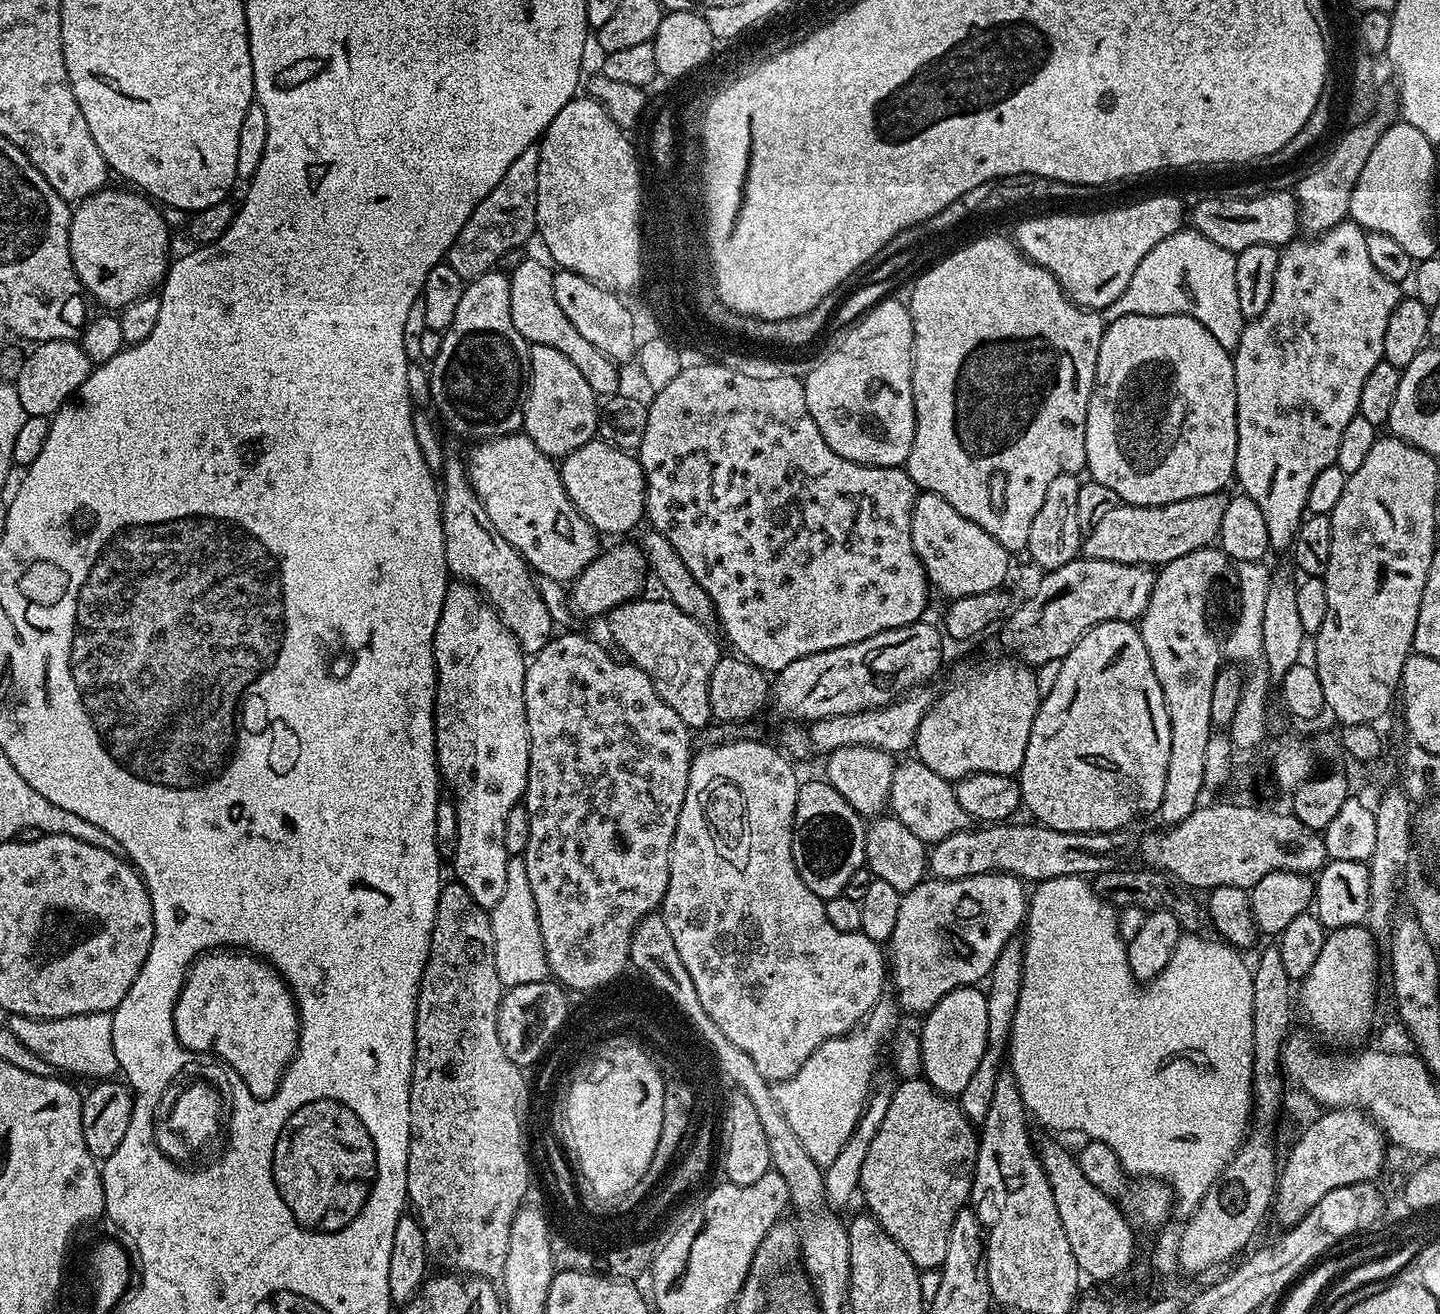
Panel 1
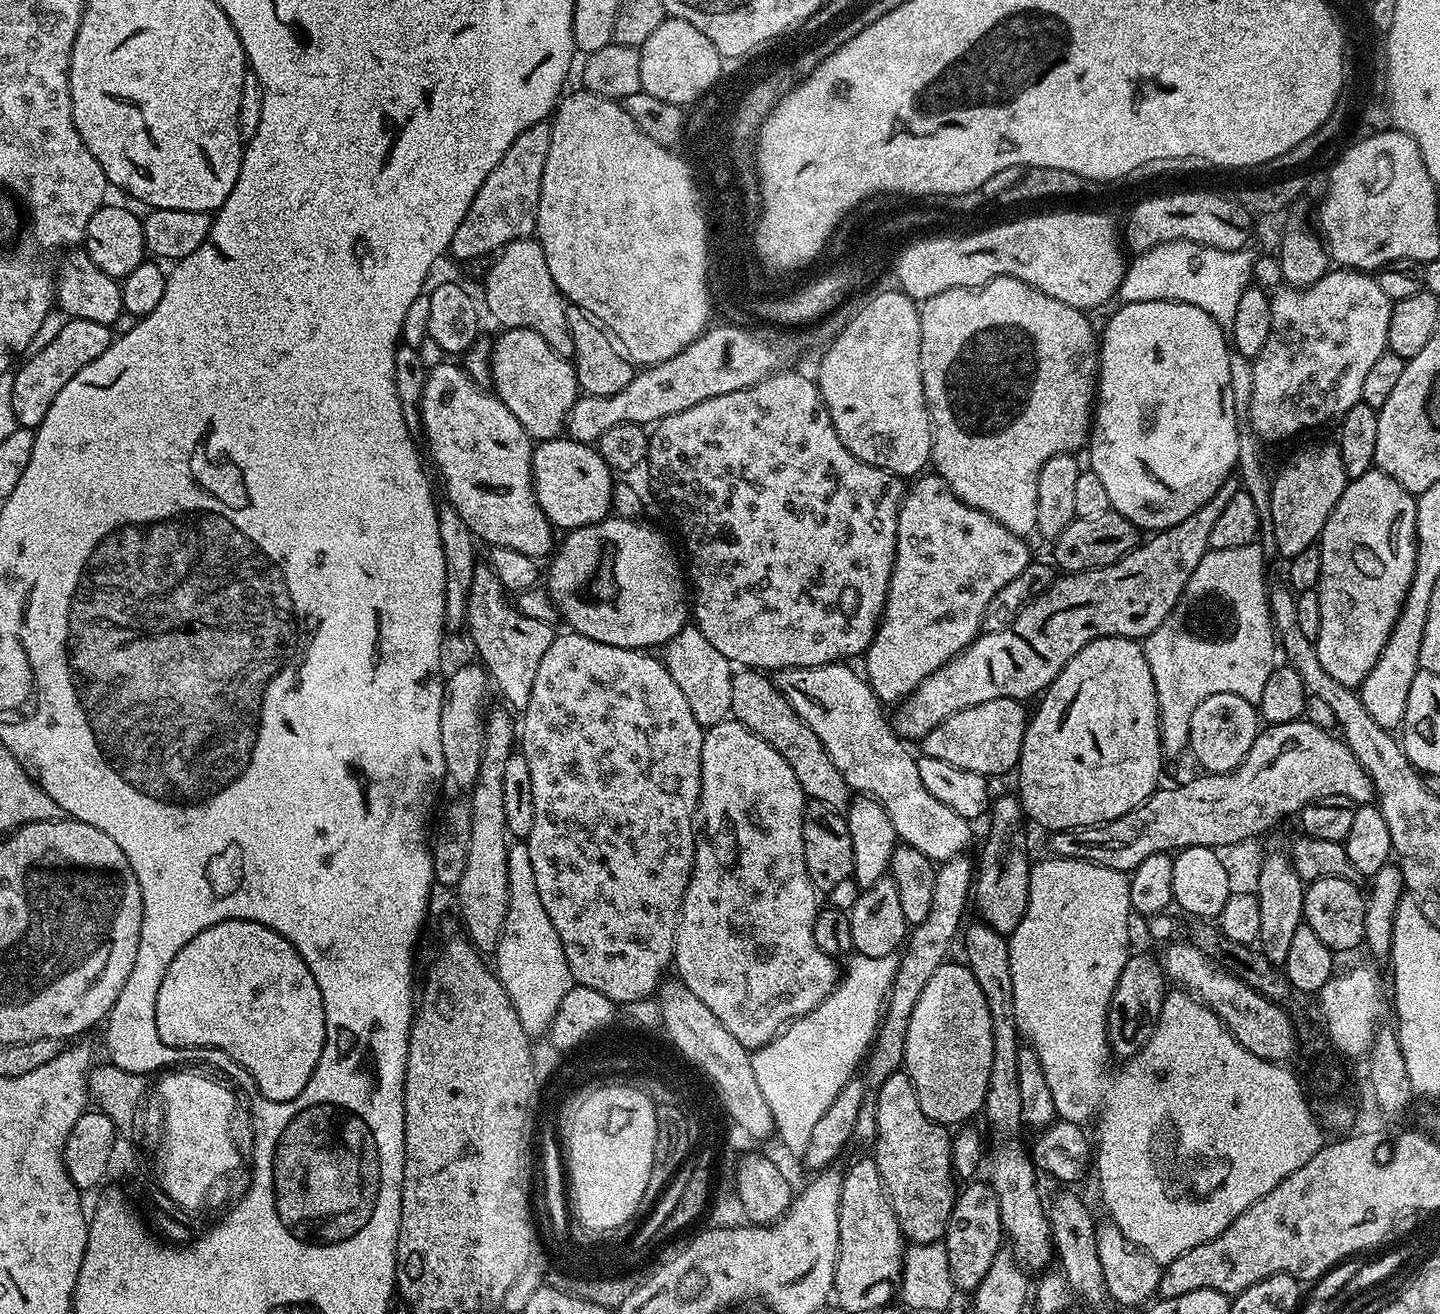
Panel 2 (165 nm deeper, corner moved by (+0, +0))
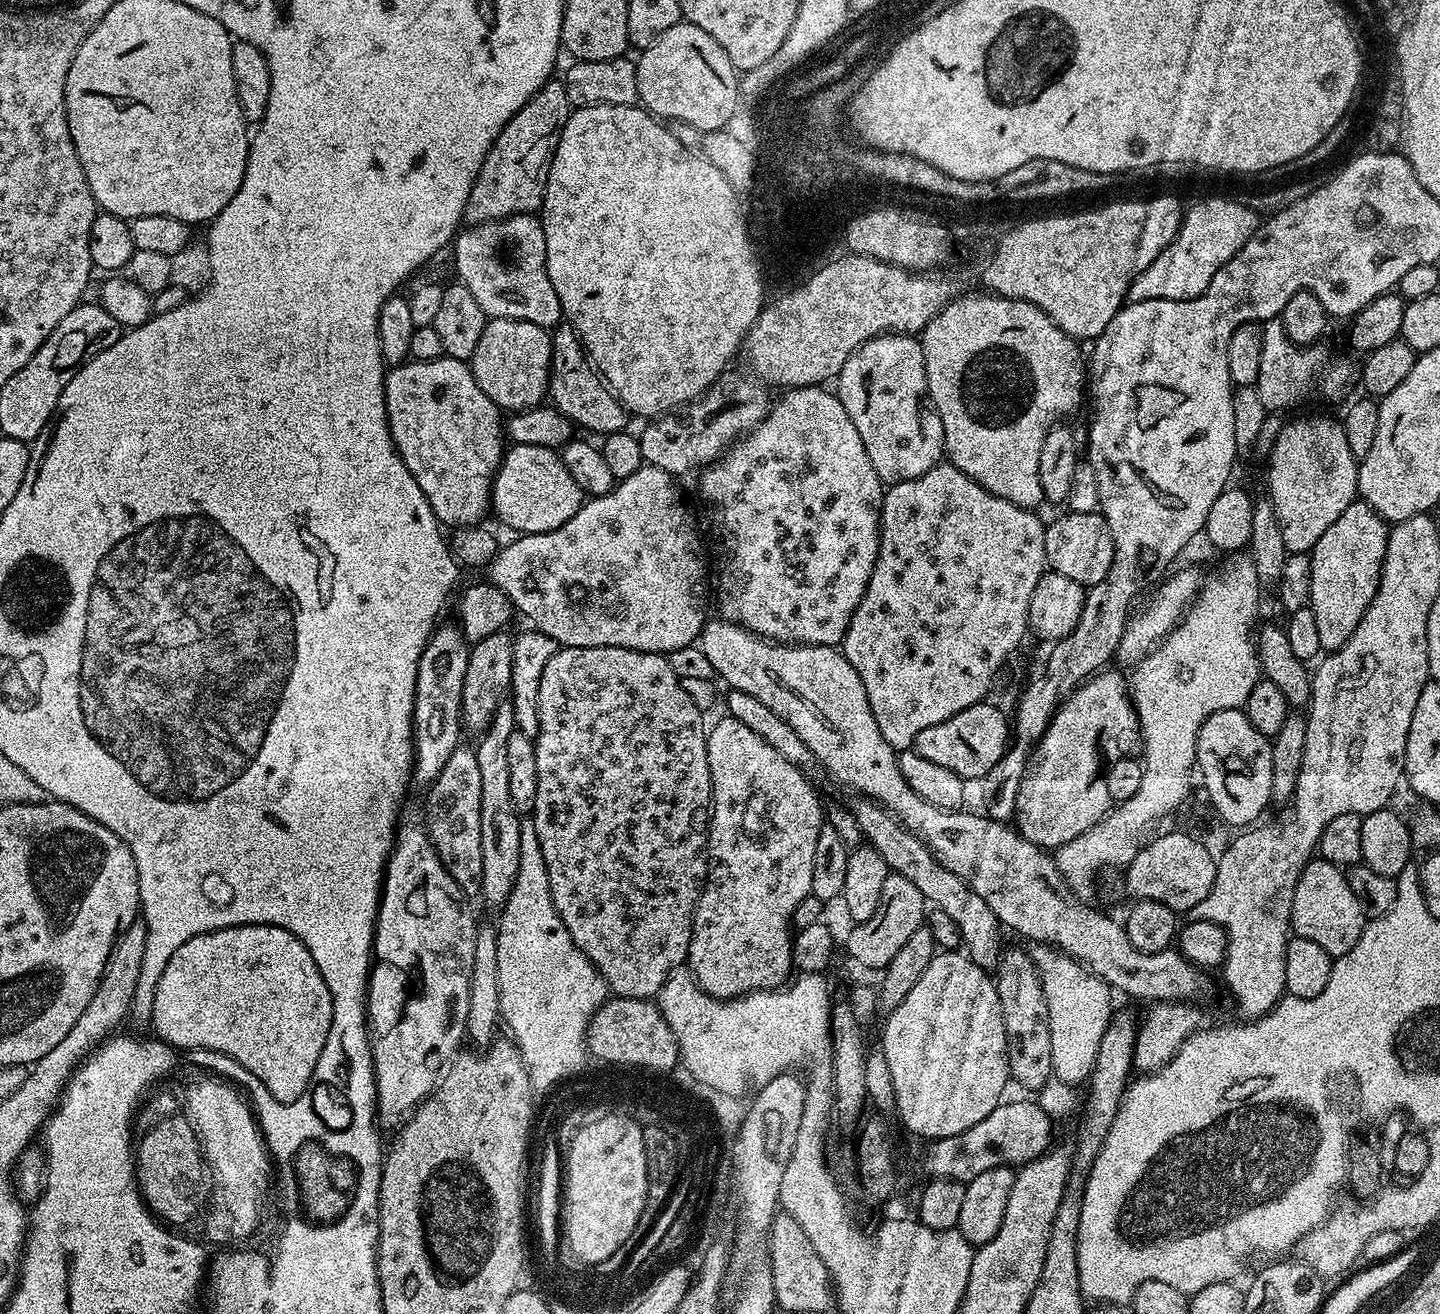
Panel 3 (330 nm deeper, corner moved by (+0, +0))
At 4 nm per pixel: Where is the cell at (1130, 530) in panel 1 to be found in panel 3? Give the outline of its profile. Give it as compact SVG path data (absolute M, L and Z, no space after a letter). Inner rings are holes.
M1065 511L1063 515L1044 529L1047 567L1085 586L1105 583L1116 553L1110 526L1099 511L1090 514Z

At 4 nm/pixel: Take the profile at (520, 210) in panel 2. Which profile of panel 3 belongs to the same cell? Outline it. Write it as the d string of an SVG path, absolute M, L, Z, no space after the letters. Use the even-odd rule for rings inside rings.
M553 78L547 80L526 106L506 122L506 126L498 134L494 146L486 154L482 162L482 170L478 178L474 178L474 186L470 190L470 198L466 202L464 220L469 225L485 224L491 220L505 220L508 216L527 216L539 213L544 204L544 191L548 181L548 171L552 165L552 155L558 146L558 138L568 121L568 115L574 111L574 105L566 94L563 79Z

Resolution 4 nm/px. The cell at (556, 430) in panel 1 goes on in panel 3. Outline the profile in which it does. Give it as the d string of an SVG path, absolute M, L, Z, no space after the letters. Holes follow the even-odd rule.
M492 318L485 323L482 338L478 338L478 346L474 346L470 367L478 386L482 386L482 394L486 394L486 398L496 403L497 408L508 414L525 412L527 408L538 408L545 403L548 394L551 353L552 338L549 329L534 326L534 322Z

